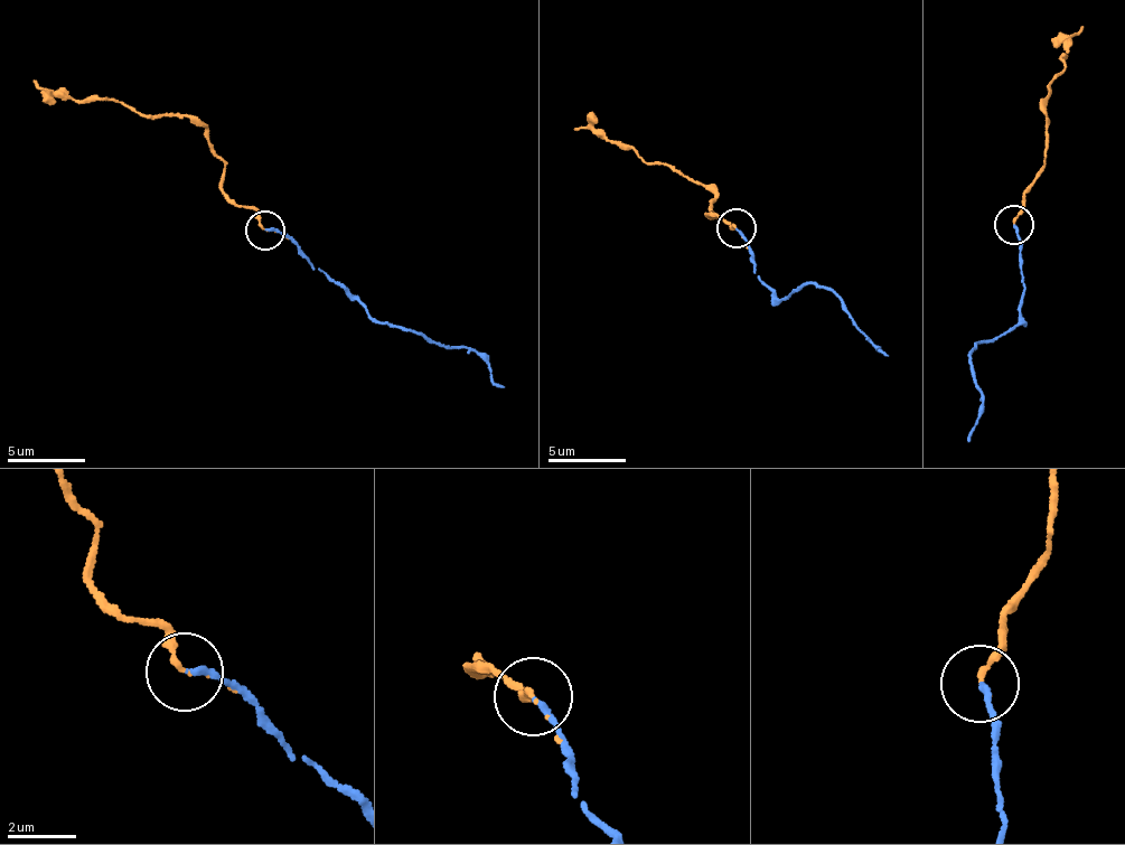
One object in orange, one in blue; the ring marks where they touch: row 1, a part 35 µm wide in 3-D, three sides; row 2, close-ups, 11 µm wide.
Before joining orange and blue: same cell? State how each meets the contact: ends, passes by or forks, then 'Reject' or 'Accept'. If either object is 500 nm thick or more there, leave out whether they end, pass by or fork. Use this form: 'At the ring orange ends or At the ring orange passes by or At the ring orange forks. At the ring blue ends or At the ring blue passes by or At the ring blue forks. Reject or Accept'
At the ring orange passes by. At the ring blue ends. Accept

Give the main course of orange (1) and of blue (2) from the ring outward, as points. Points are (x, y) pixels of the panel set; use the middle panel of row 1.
1: (736, 228), (729, 221), (708, 216), (716, 217), (715, 203), (704, 185), (573, 128)
2: (736, 228), (760, 282), (779, 297), (809, 282), (836, 291), (873, 345), (889, 357)

